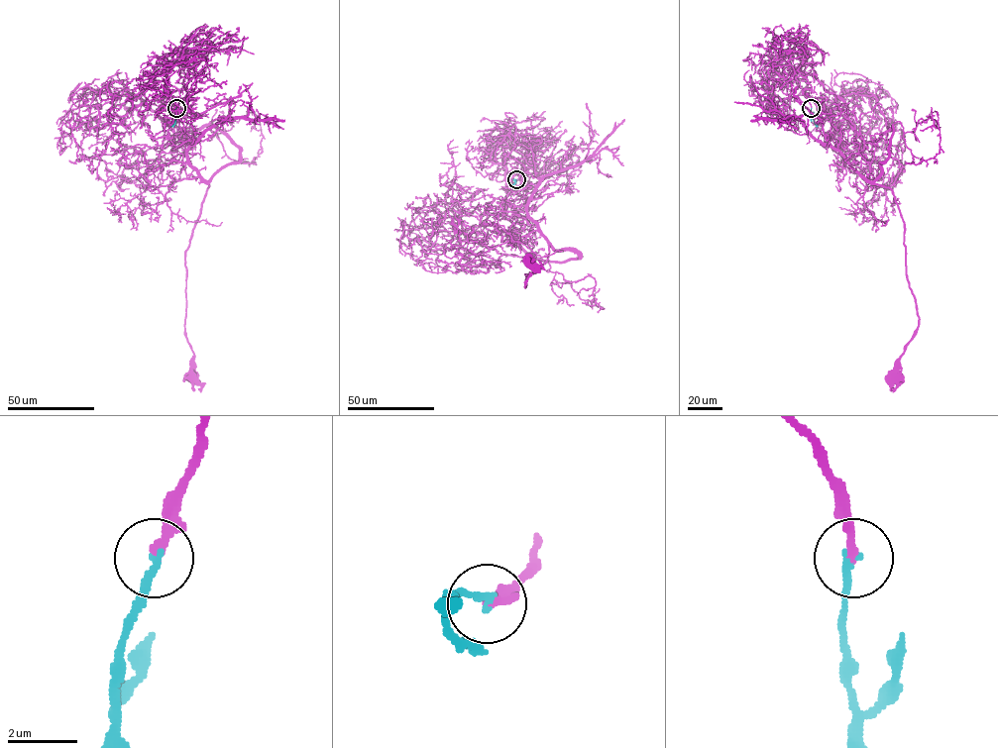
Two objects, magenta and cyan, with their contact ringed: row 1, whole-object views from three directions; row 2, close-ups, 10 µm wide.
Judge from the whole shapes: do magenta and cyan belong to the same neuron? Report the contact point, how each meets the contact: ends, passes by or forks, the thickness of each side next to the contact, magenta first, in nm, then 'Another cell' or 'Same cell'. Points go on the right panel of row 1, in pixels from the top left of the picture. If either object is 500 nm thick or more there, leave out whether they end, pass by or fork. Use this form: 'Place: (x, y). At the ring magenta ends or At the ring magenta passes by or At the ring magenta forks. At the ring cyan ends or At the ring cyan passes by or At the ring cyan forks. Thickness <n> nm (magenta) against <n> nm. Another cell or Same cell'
Place: (811, 108). At the ring magenta ends. At the ring cyan ends. Thickness 260 nm (magenta) against 220 nm. Same cell

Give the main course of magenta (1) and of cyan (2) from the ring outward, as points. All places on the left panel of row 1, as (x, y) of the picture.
1: (176, 108), (189, 71), (177, 61), (158, 114), (186, 145), (186, 176), (208, 185), (185, 253), (192, 375)
2: (176, 108), (175, 121), (170, 126)

